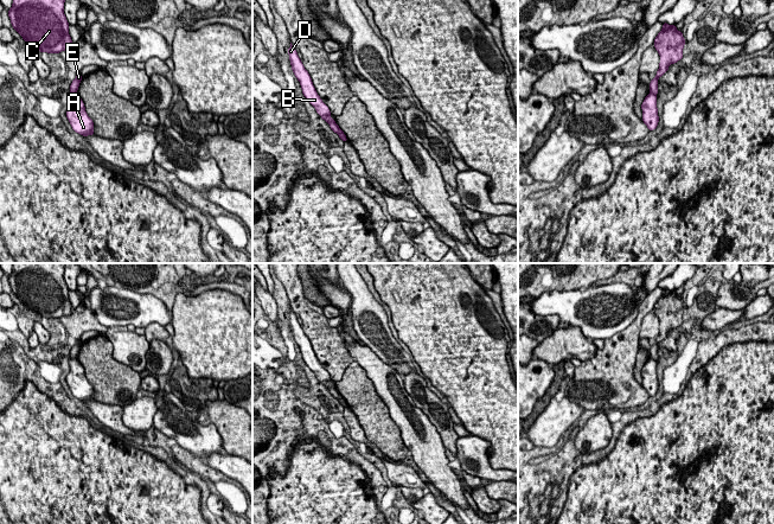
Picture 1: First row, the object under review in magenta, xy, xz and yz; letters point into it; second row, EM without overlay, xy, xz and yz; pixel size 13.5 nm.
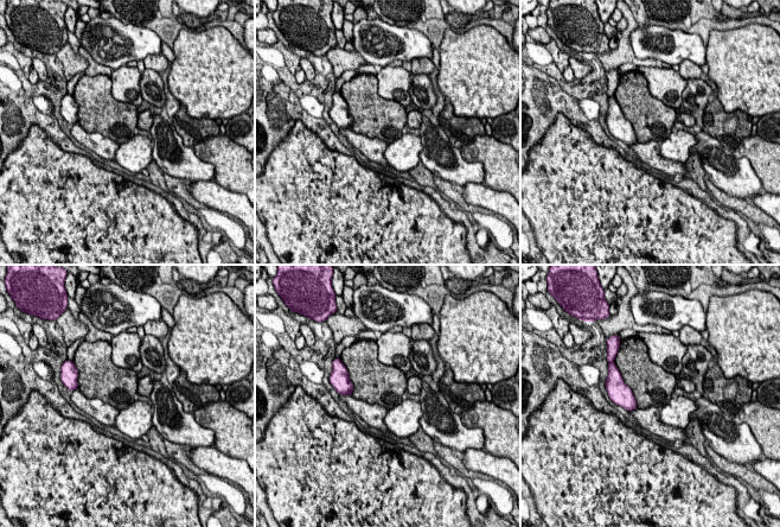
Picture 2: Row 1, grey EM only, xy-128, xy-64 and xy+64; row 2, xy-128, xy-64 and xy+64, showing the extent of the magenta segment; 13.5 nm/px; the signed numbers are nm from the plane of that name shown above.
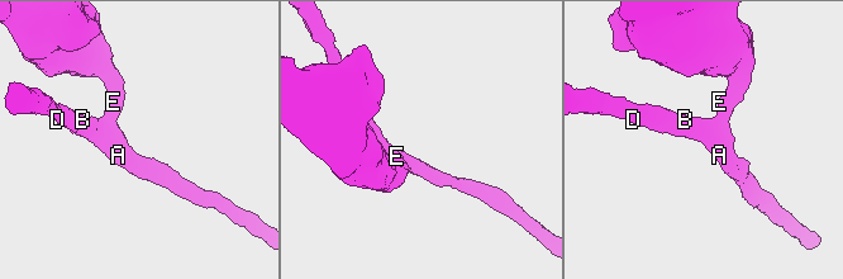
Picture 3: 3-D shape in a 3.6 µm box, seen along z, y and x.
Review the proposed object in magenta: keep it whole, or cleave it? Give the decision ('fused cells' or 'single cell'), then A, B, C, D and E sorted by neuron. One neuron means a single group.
fused cells | A B D / C E

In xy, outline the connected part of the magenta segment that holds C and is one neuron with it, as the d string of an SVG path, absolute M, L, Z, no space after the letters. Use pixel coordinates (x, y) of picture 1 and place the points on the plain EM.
M13 263L8 282L13 294L39 318L70 315L72 306L64 280L66 263Z

